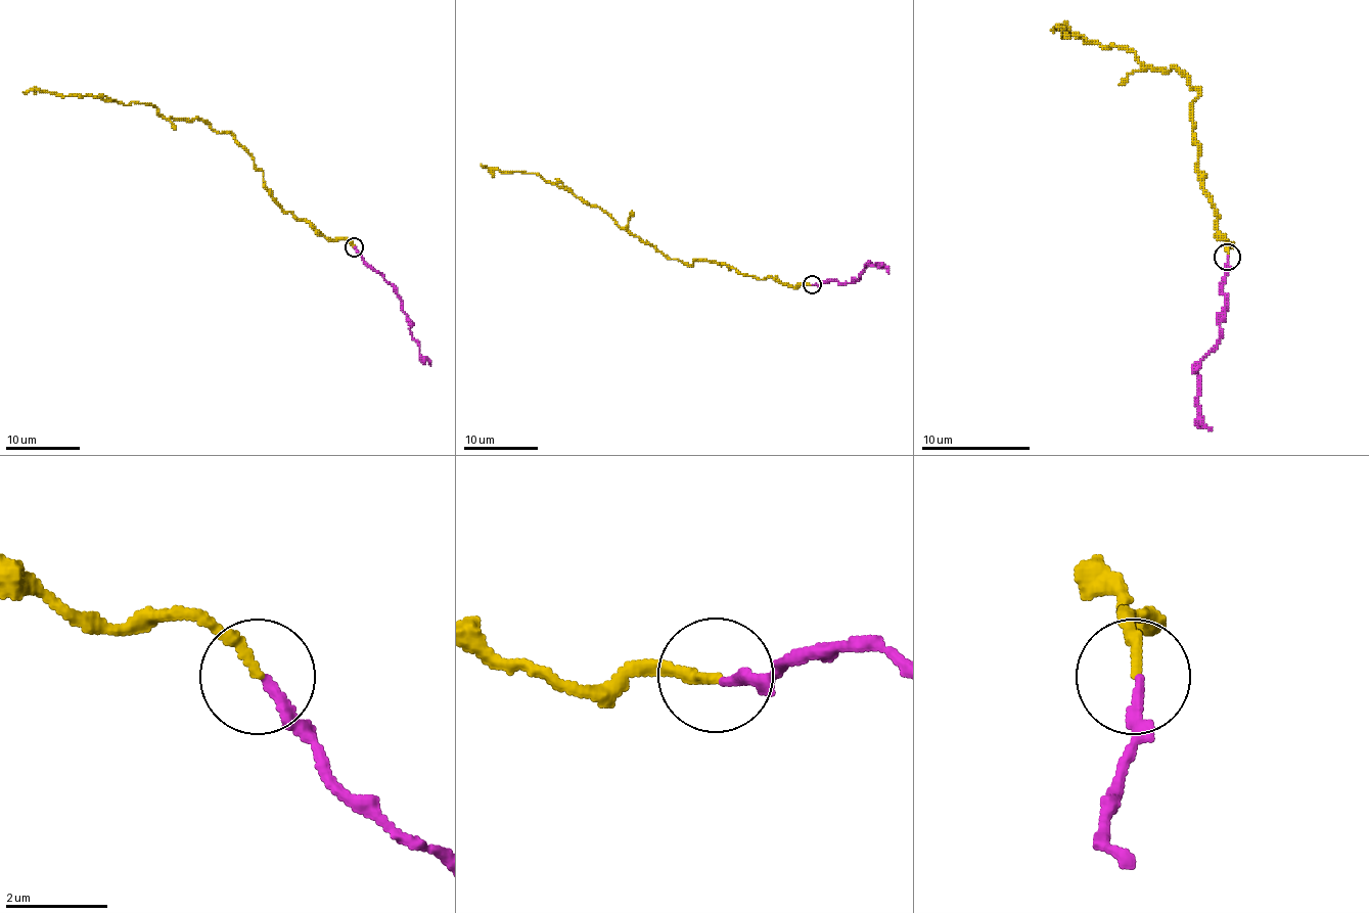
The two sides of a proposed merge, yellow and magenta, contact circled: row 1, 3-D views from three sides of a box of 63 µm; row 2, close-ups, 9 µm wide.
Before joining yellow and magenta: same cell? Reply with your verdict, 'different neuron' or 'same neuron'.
same neuron

